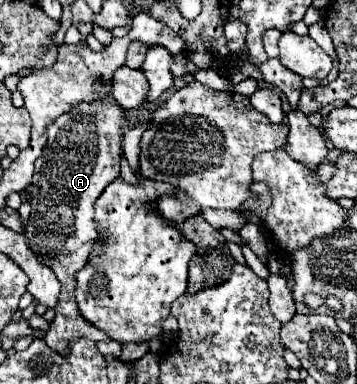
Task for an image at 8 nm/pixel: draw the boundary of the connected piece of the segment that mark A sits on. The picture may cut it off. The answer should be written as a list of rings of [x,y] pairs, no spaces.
[[[112,96],[98,100],[98,104],[78,104],[74,112],[60,116],[48,128],[48,142],[42,156],[36,160],[36,172],[30,190],[32,214],[24,228],[28,246],[48,268],[54,270],[62,284],[56,318],[46,334],[46,344],[56,352],[66,352],[68,342],[74,338],[90,340],[110,340],[102,330],[90,326],[82,320],[76,306],[74,288],[76,272],[86,264],[90,250],[98,240],[98,230],[94,228],[94,202],[110,184],[110,180],[120,176],[120,140],[122,130],[128,124],[126,112],[118,108]]]

